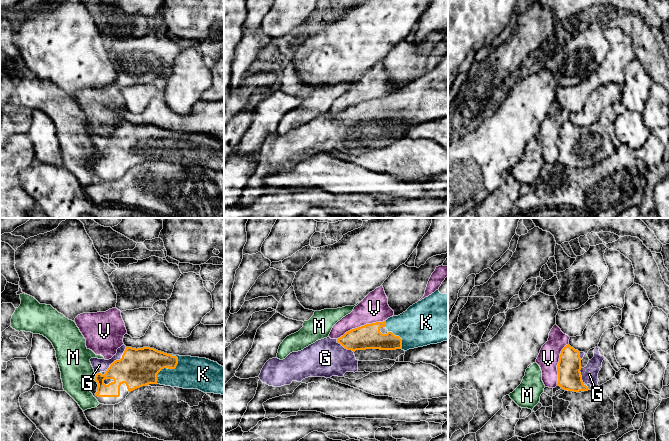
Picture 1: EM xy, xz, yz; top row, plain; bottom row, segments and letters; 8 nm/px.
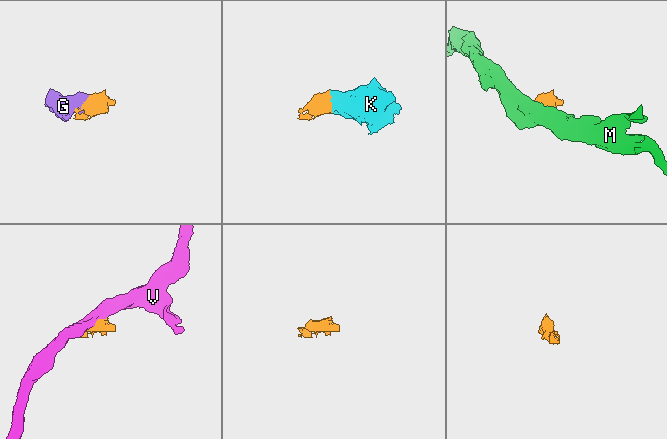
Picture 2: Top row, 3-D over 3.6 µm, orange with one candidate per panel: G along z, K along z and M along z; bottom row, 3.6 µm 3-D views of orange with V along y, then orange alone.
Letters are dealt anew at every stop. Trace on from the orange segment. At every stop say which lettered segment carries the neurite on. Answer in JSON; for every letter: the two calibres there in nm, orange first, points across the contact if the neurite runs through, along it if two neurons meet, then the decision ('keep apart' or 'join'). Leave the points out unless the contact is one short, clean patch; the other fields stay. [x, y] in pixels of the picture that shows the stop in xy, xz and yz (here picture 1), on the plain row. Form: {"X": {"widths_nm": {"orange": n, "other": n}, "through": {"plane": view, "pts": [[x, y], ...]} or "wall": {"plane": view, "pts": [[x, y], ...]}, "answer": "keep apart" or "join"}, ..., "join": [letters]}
{"G": {"widths_nm": {"orange": 300, "other": 110}, "answer": "join"}, "K": {"widths_nm": {"orange": 300, "other": 260}, "through": {"plane": "xy", "pts": [[139, 143], [167, 143], [191, 148]]}, "answer": "join"}, "M": {"widths_nm": {"orange": 200, "other": 260}, "answer": "keep apart"}, "V": {"widths_nm": {"orange": 190, "other": 220}, "answer": "keep apart"}, "join": ["G", "K"]}

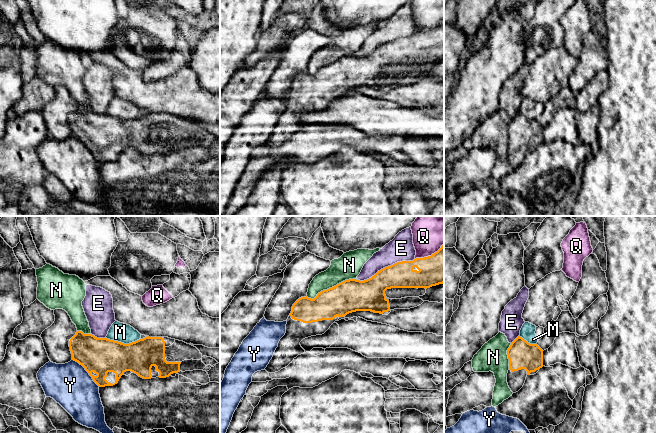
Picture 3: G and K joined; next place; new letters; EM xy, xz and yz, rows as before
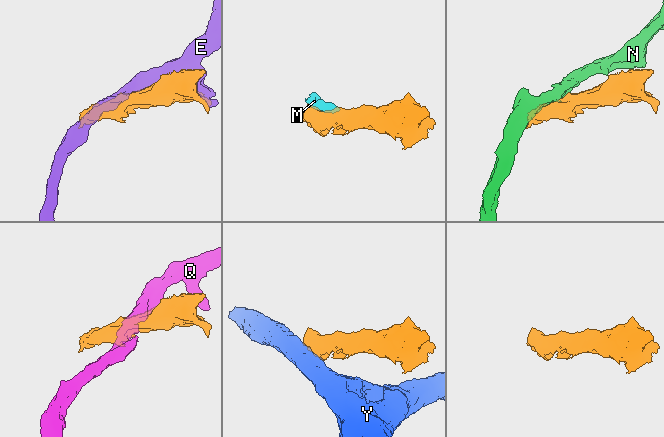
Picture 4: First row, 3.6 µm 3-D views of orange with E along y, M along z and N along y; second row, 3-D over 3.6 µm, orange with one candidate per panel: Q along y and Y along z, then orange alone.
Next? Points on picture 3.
{"E": {"widths_nm": {"orange": 240, "other": 200}, "answer": "keep apart"}, "M": {"widths_nm": {"orange": 280, "other": 150}, "wall": {"plane": "xy", "pts": [[106, 113], [124, 119], [131, 119], [139, 115]]}, "answer": "keep apart"}, "N": {"widths_nm": {"orange": 260, "other": 200}, "answer": "keep apart"}, "Q": {"widths_nm": {"orange": 260, "other": 240}, "answer": "keep apart"}, "Y": {"widths_nm": {"orange": 280, "other": 340}, "wall": {"plane": "xy", "pts": [[72, 135], [77, 137], [99, 162]]}, "answer": "keep apart"}, "join": []}

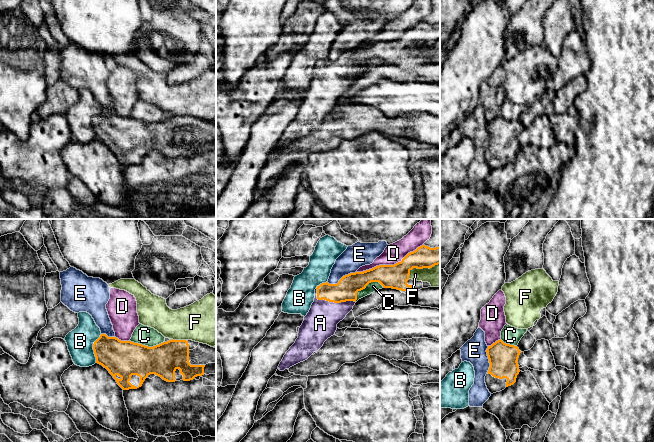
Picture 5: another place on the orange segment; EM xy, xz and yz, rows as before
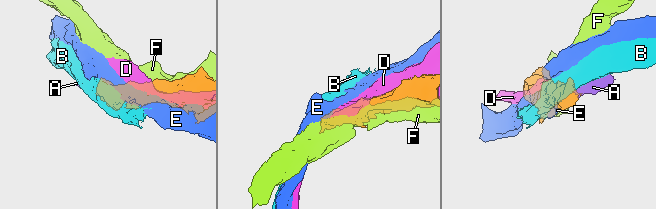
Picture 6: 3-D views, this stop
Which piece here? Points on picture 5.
{"A": {"widths_nm": {"orange": 180, "other": 260}, "answer": "join"}, "B": {"widths_nm": {"orange": 280, "other": 220}, "answer": "keep apart"}, "C": {"widths_nm": {"orange": 190, "other": 80}, "wall": {"plane": "xz", "pts": [[384, 63], [378, 58], [370, 58], [357, 68], [354, 77]]}, "answer": "keep apart"}, "D": {"widths_nm": {"orange": 190, "other": 160}, "answer": "keep apart"}, "E": {"widths_nm": {"orange": 180, "other": 190}, "answer": "keep apart"}, "F": {"widths_nm": {"orange": 190, "other": 180}, "answer": "keep apart"}, "join": ["A"]}

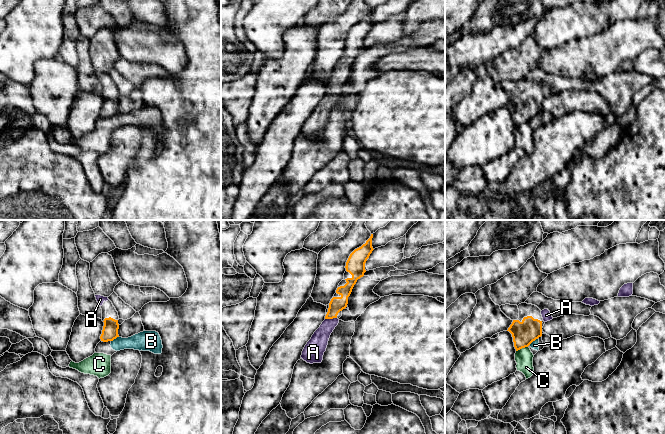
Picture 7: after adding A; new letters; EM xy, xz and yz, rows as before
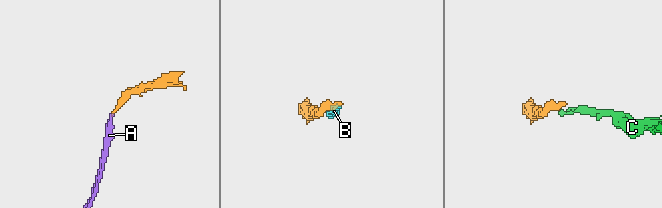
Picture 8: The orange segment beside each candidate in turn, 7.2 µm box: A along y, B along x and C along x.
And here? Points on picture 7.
{"A": {"widths_nm": {"orange": 120, "other": 150}, "through": {"plane": "xz", "pts": [[337, 80], [330, 94], [330, 99], [317, 121]]}, "answer": "join"}, "B": {"widths_nm": {"orange": 190, "other": 70}, "wall": {"plane": "yz", "pts": [[537, 114], [529, 120]]}, "answer": "keep apart"}, "C": {"widths_nm": {"orange": 190, "other": 140}, "wall": {"plane": "yz", "pts": [[527, 122], [516, 127]]}, "answer": "keep apart"}, "join": ["A"]}

